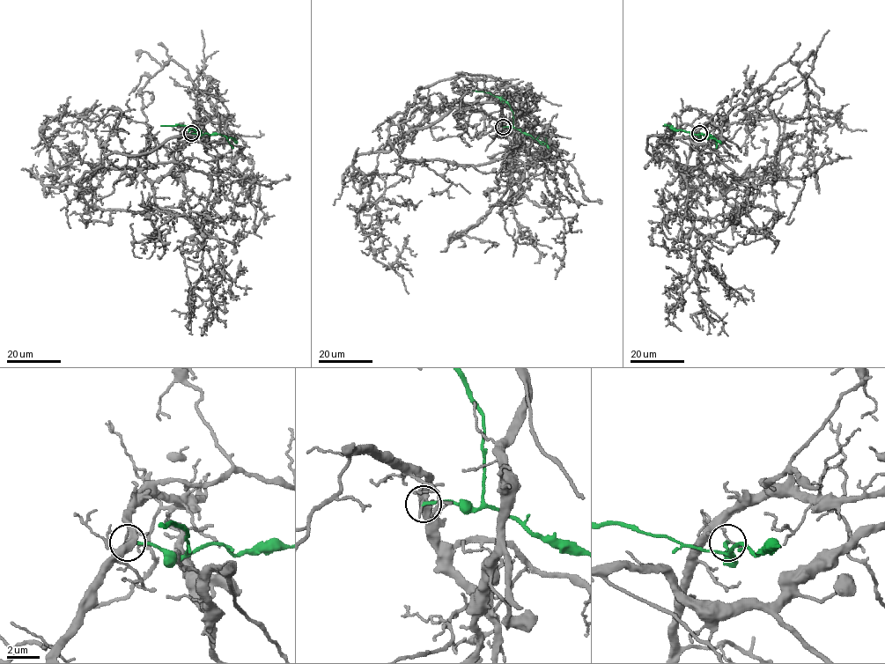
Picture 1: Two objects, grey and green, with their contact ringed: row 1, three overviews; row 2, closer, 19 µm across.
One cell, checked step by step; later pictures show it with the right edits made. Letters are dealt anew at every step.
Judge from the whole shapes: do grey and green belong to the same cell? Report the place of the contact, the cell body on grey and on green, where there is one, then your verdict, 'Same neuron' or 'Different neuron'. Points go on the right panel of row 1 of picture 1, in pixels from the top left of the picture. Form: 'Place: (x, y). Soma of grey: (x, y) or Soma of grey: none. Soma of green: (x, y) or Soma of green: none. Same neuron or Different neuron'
Place: (699, 133). Soma of grey: none. Soma of green: none. Different neuron

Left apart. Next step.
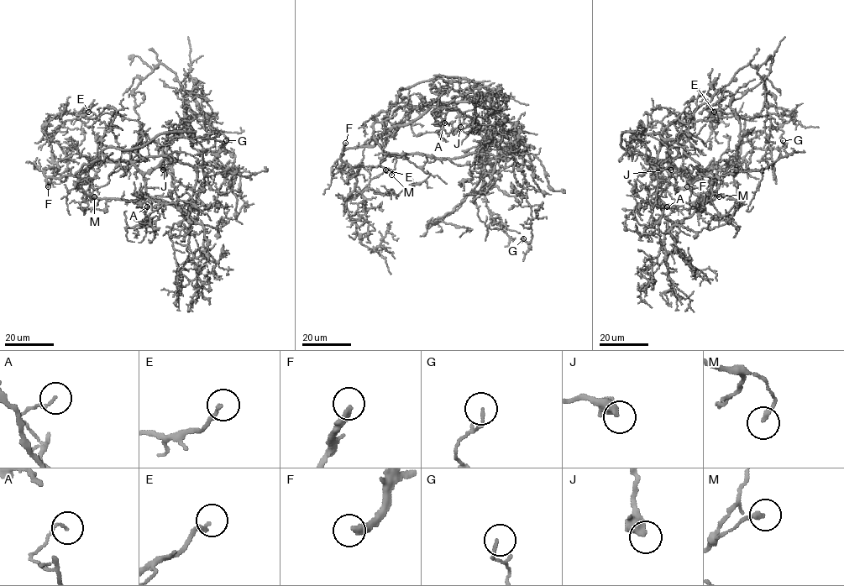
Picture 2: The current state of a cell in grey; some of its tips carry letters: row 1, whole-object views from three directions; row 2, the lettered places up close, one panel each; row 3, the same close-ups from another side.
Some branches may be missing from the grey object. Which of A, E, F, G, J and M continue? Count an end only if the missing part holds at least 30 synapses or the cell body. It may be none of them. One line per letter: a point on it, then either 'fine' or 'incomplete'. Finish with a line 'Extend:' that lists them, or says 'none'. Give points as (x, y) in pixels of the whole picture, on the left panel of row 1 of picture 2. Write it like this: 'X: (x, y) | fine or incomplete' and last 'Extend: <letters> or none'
A: (147, 206) | fine
E: (88, 112) | incomplete
F: (48, 186) | incomplete
G: (226, 140) | fine
J: (163, 170) | fine
M: (94, 196) | fine
Extend: E, F

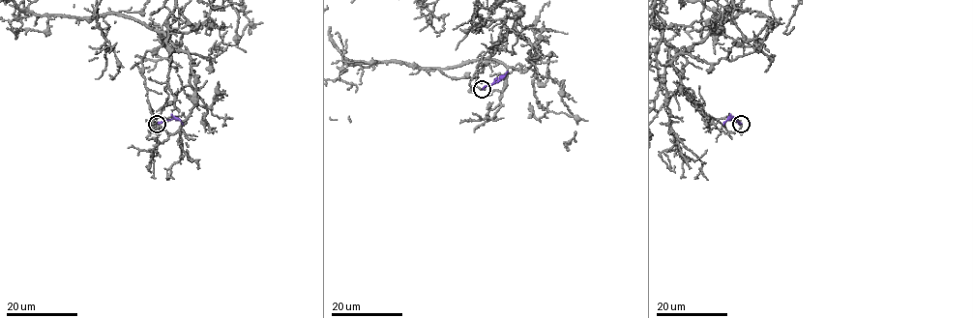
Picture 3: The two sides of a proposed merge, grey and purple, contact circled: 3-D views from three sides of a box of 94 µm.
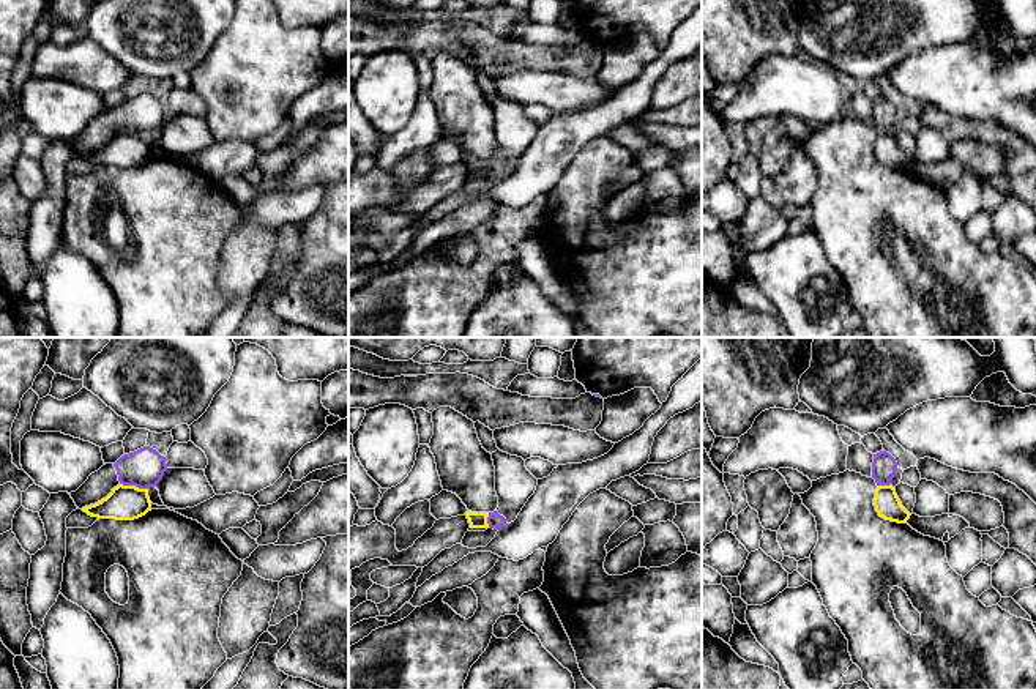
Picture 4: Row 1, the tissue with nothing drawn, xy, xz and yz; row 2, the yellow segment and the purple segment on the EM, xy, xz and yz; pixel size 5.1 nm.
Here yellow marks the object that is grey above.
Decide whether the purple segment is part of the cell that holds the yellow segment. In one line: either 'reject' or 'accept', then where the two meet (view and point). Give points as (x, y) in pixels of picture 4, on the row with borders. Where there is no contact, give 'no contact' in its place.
reject; meets yellow in xy at (134, 486)

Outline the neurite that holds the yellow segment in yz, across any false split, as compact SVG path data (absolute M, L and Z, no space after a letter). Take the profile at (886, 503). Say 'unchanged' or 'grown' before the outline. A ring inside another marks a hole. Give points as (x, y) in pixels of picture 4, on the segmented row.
unchanged | M877 486L874 498L875 511L885 520L907 523L910 512L902 506L893 486Z

